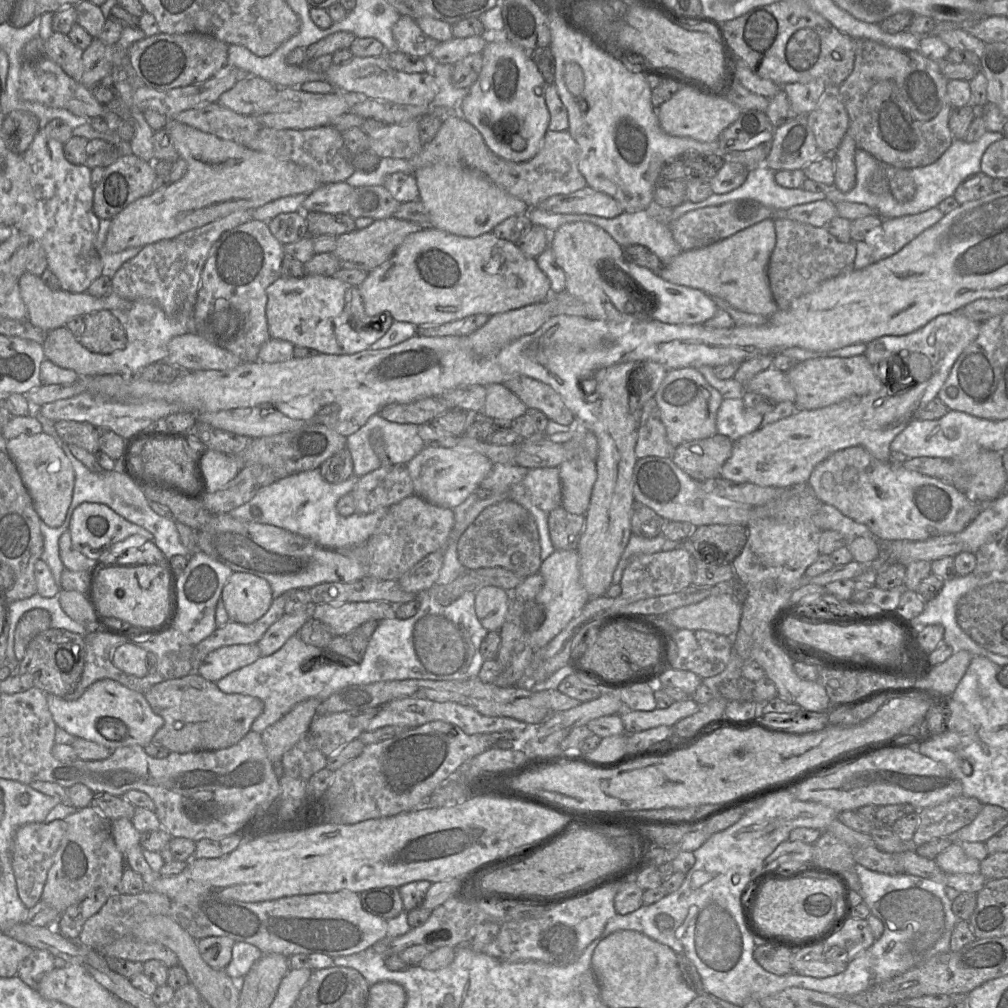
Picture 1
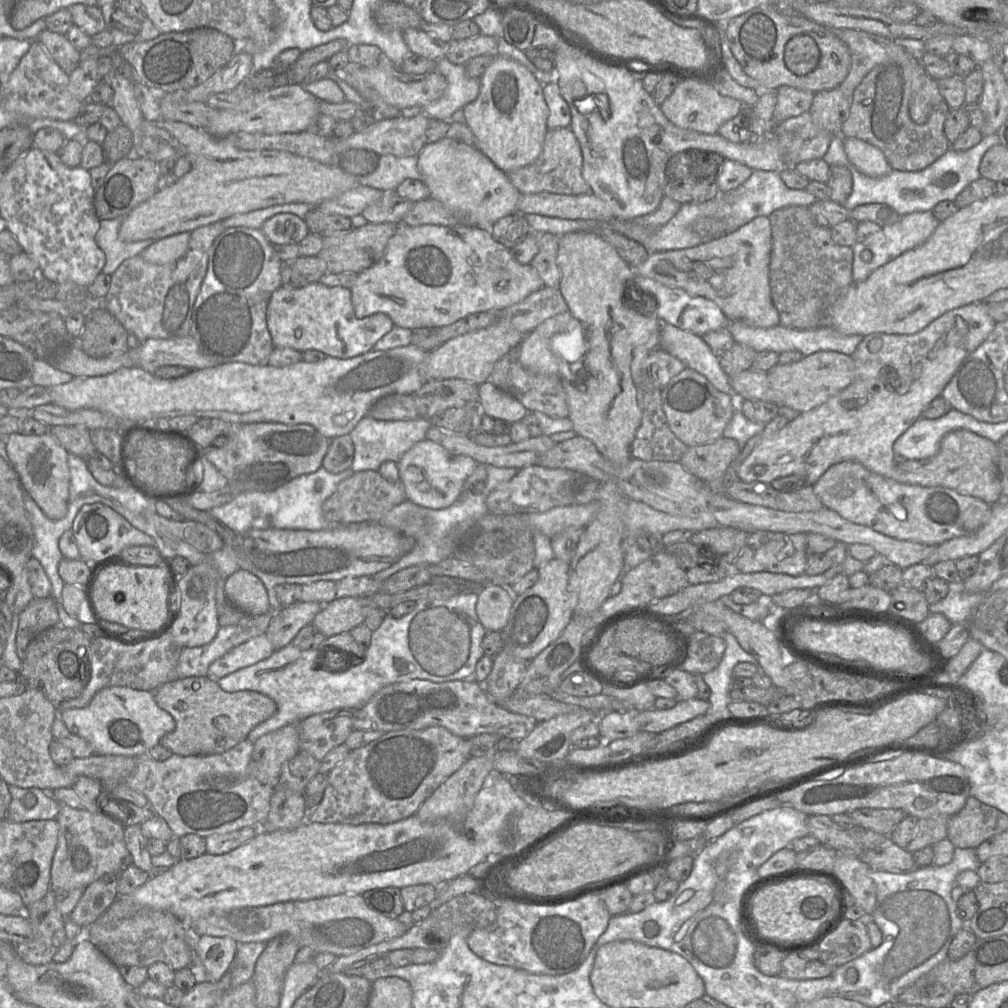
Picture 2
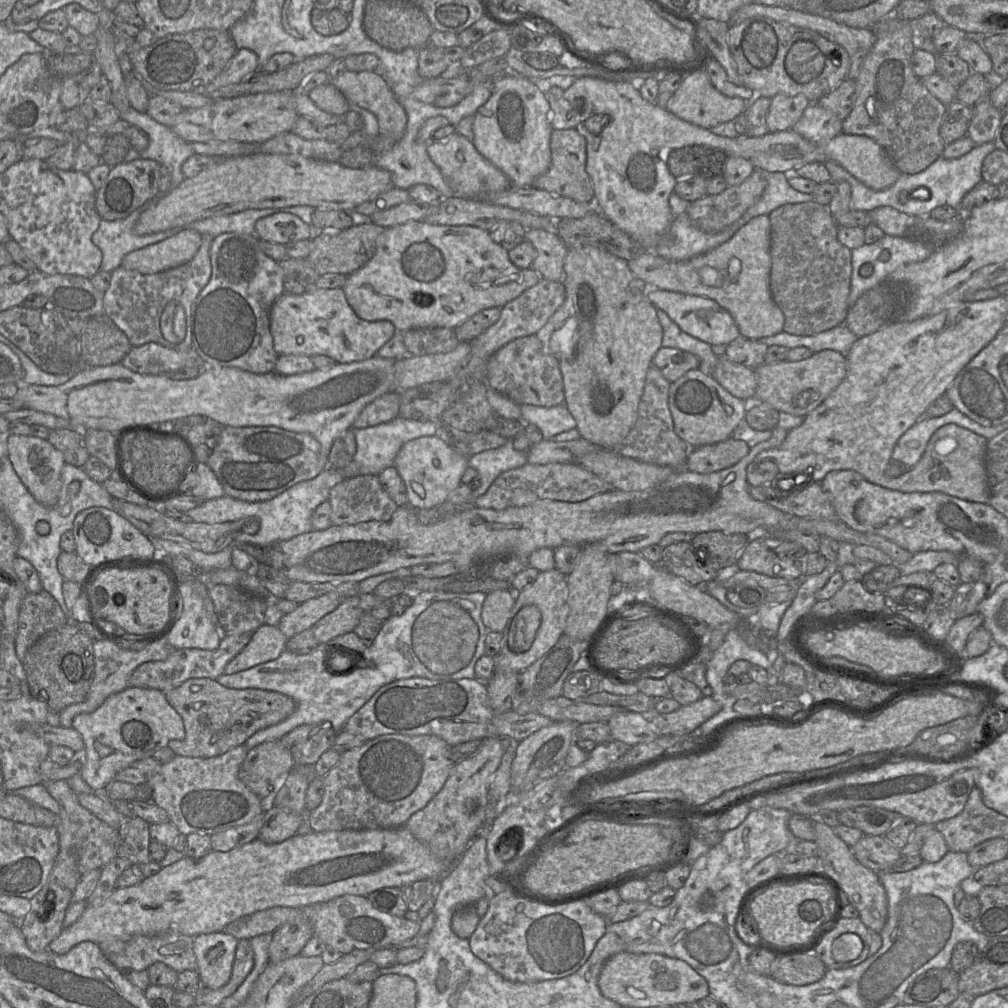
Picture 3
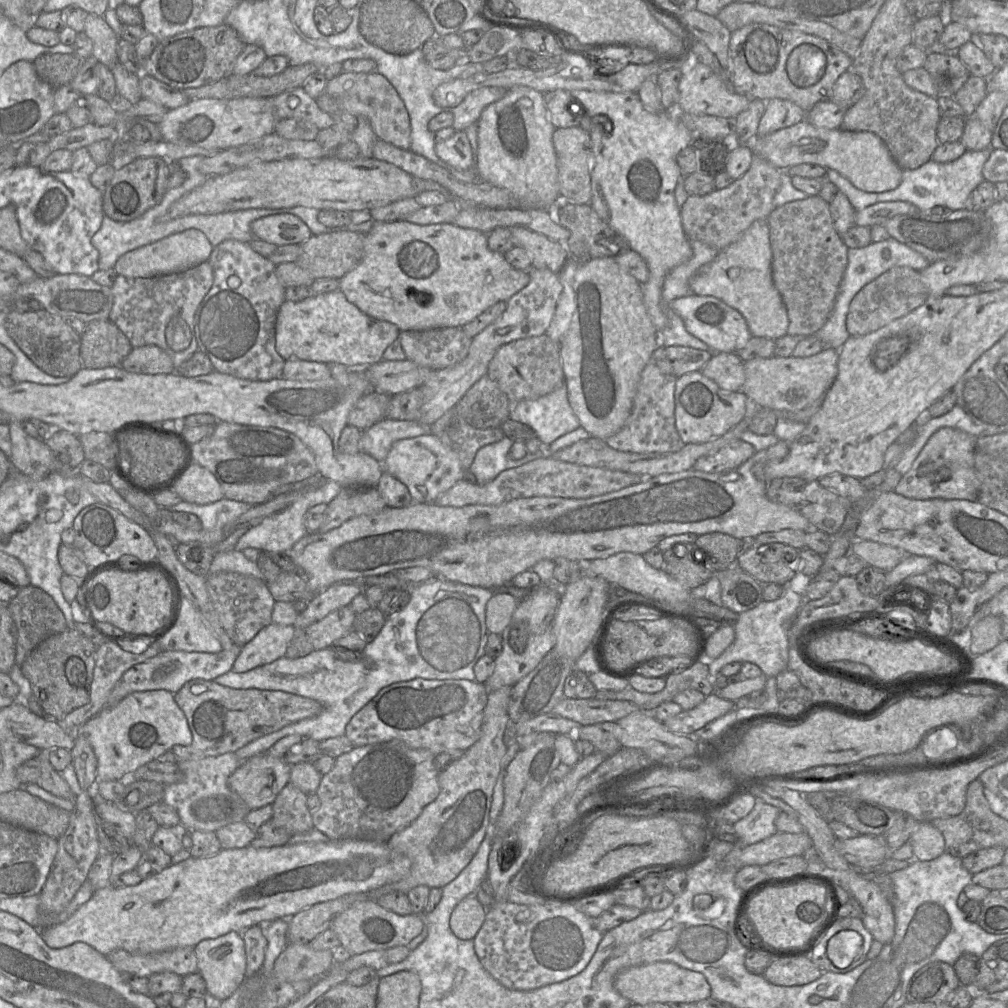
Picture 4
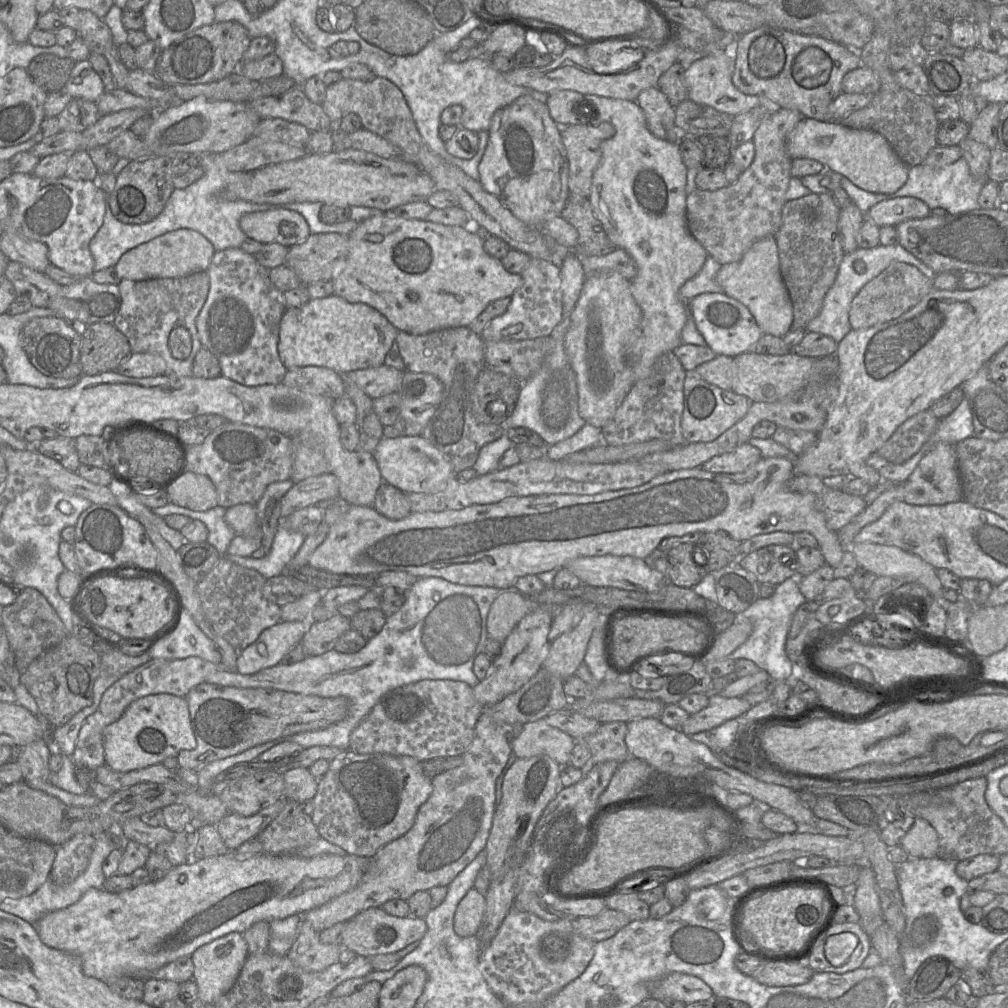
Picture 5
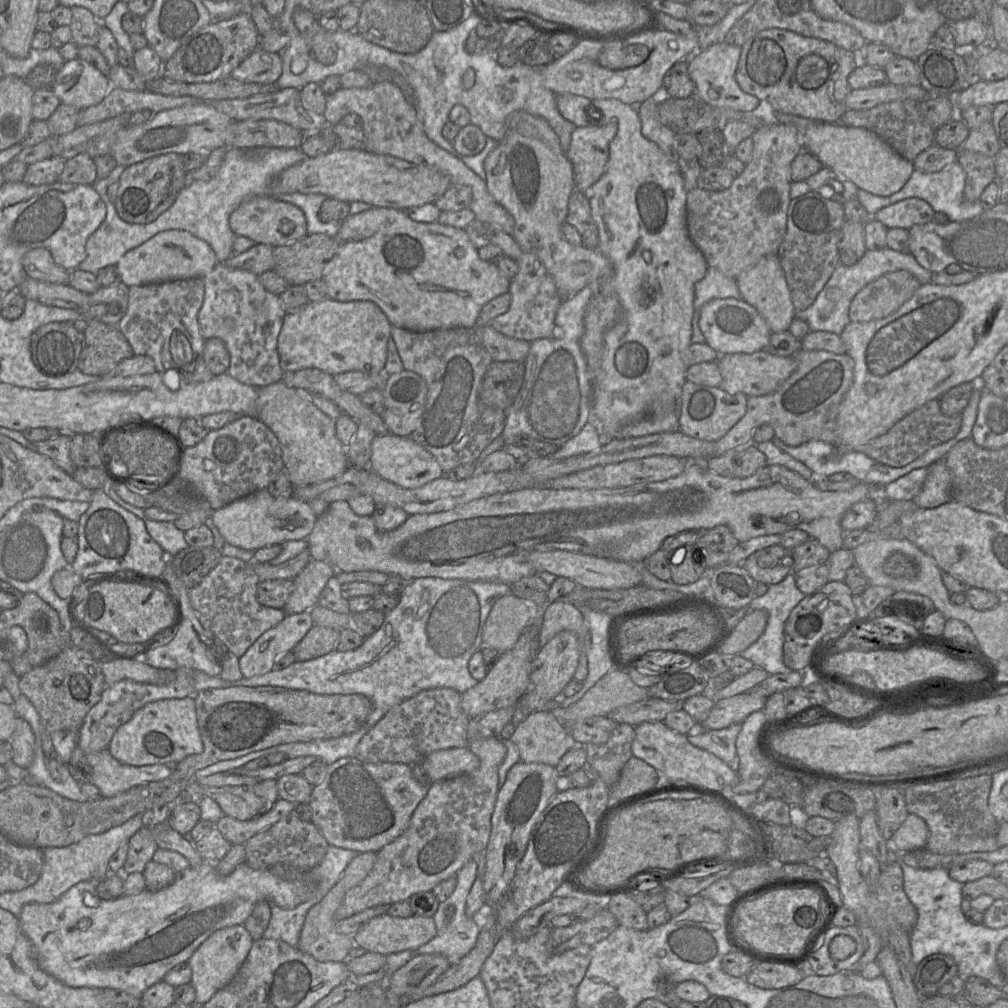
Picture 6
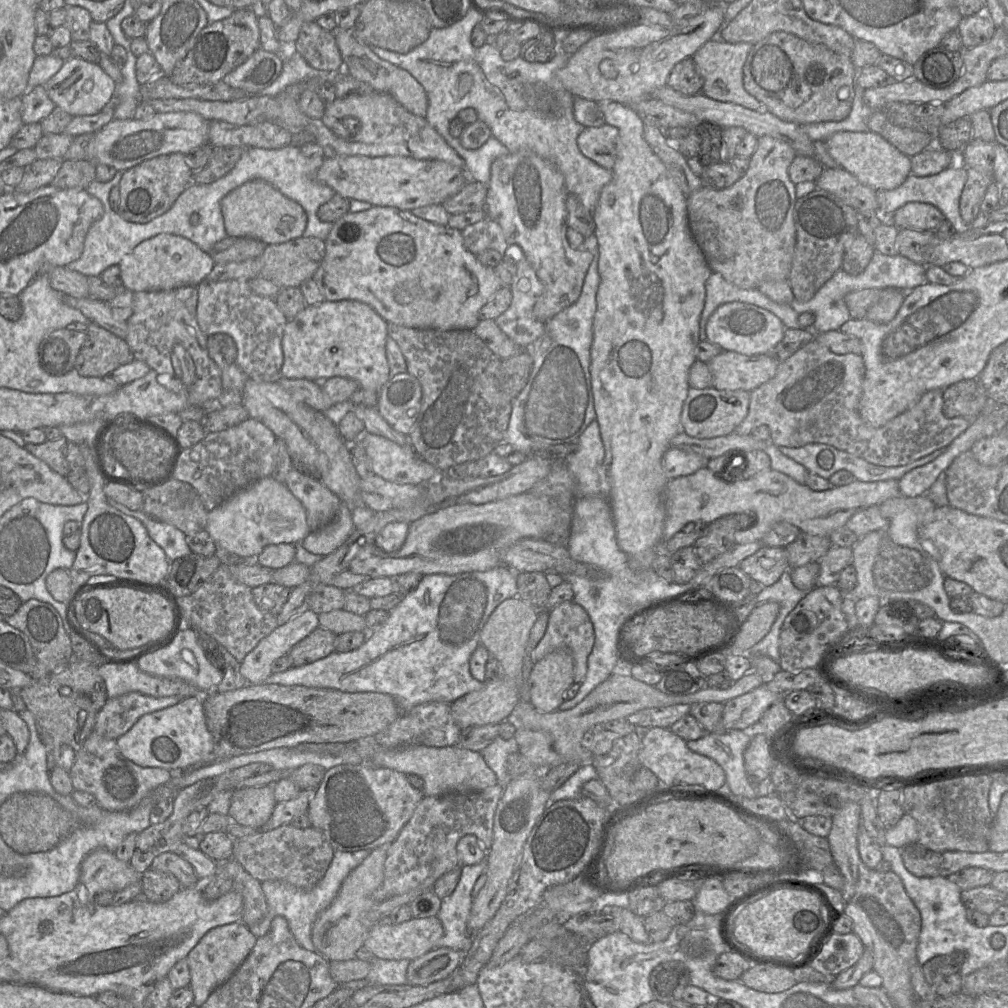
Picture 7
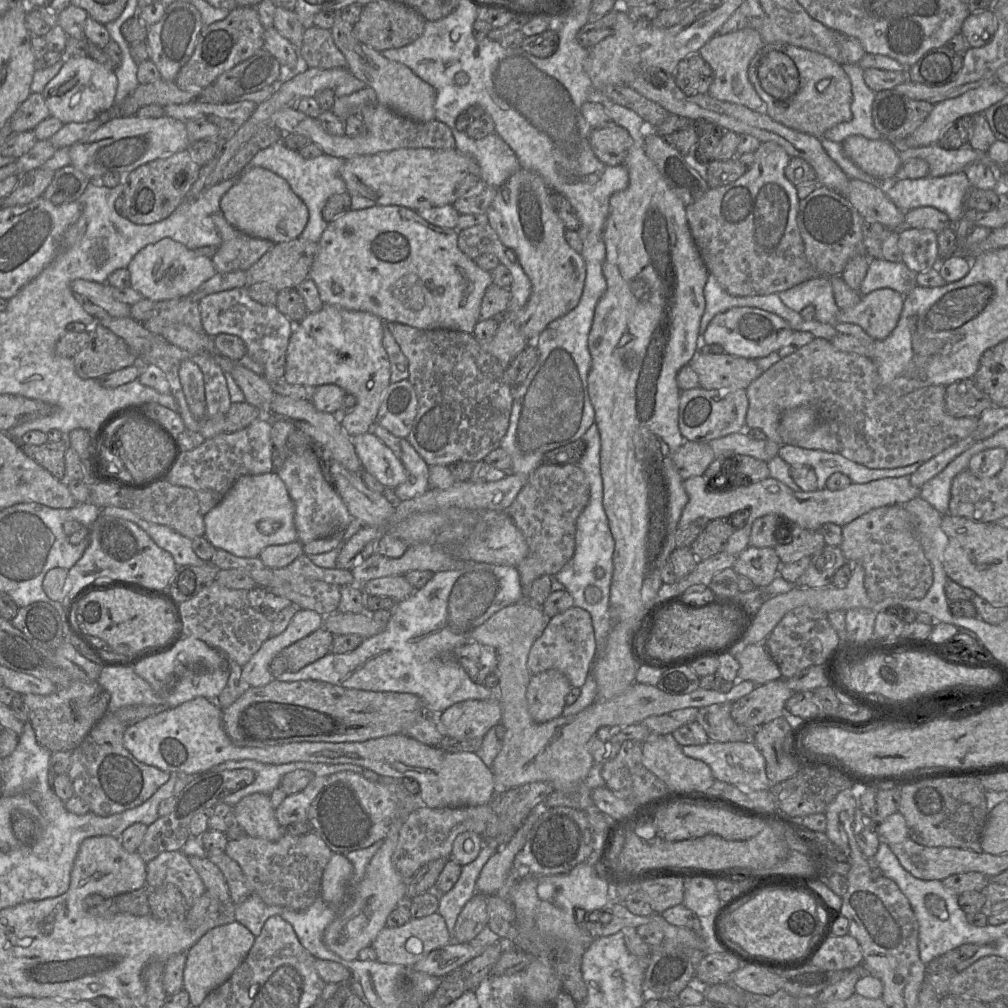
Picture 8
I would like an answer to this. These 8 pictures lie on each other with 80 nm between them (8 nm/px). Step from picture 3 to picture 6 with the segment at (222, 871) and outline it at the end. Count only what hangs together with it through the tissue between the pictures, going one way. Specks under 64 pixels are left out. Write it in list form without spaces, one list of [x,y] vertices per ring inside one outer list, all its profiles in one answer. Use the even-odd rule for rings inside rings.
[[[205,861],[198,867],[189,866],[180,873],[176,873],[174,882],[168,887],[152,892],[144,890],[137,895],[122,895],[113,900],[104,900],[98,896],[97,887],[101,880],[90,879],[79,882],[66,893],[51,903],[30,903],[23,907],[19,916],[21,928],[31,942],[37,962],[41,969],[70,987],[91,987],[98,989],[114,988],[123,990],[133,996],[141,998],[144,992],[153,984],[163,980],[166,973],[181,962],[189,961],[197,948],[215,931],[234,925],[243,925],[249,917],[255,905],[261,901],[267,901],[283,909],[293,909],[307,901],[313,894],[313,890],[300,880],[291,880],[280,877],[277,872],[271,870],[256,870],[243,863],[227,876],[219,875],[215,870],[215,864]]]

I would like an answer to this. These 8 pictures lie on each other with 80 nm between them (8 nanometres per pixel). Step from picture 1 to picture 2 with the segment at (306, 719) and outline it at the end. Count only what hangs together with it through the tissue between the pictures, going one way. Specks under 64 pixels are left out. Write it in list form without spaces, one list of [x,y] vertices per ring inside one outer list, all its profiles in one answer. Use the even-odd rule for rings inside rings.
[[[298,723],[288,724],[254,743],[249,771],[262,784],[276,788],[284,764],[299,751]]]

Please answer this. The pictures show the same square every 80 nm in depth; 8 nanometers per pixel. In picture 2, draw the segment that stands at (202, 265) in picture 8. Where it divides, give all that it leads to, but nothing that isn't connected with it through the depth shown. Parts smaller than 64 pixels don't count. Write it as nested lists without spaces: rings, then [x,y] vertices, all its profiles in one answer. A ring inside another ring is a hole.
[[[181,232],[156,240],[141,252],[142,258],[153,264],[163,265],[182,258],[189,246],[190,233]]]

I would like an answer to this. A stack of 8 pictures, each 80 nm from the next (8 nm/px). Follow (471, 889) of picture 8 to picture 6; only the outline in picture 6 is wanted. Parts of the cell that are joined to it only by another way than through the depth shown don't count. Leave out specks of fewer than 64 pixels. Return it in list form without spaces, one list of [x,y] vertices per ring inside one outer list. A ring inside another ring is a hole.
[[[474,860],[467,862],[455,875],[456,885],[453,893],[440,902],[432,916],[437,933],[435,937],[412,952],[412,957],[421,954],[441,954],[450,965],[457,964],[475,946],[480,932],[480,916],[469,917],[465,913],[466,899],[477,878],[477,864]]]

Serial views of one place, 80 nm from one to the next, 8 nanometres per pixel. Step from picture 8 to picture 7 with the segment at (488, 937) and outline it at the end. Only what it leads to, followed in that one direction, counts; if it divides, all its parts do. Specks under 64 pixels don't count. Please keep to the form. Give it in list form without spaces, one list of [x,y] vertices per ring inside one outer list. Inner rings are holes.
[[[447,947],[435,948],[410,961],[406,972],[406,985],[424,986],[446,979],[461,964],[465,951]]]

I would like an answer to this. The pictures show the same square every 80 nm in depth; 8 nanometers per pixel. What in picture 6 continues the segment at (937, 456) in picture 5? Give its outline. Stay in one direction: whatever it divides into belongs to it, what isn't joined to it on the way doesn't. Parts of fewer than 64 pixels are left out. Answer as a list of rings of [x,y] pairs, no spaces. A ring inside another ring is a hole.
[[[945,458],[928,467],[921,491],[913,498],[919,508],[934,508],[952,500],[951,474]]]

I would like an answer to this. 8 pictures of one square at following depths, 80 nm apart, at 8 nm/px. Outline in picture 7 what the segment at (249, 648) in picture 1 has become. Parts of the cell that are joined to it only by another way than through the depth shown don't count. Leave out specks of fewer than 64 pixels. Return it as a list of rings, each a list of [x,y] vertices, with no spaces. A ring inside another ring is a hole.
[[[308,609],[264,637],[241,662],[240,673],[252,685],[260,685],[272,674],[272,663],[319,627],[318,614]]]

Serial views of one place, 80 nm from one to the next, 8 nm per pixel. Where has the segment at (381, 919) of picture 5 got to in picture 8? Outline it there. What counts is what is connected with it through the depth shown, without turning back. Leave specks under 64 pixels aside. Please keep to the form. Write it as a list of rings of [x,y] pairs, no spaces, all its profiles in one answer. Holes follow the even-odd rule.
[[[433,913],[422,918],[411,918],[407,923],[399,927],[385,926],[371,943],[371,948],[381,963],[400,964],[413,966],[427,956],[431,951],[447,946],[451,943],[444,918]]]

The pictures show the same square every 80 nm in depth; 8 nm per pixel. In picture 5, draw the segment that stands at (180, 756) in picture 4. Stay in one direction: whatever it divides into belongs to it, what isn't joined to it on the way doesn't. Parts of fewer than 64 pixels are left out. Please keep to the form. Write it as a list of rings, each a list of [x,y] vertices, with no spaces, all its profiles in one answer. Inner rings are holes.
[[[206,682],[194,686],[185,698],[188,702],[197,745],[193,750],[181,750],[177,760],[179,767],[190,770],[200,770],[209,763],[239,754],[277,738],[327,728],[343,720],[350,709],[350,701],[346,697],[324,698],[275,689],[236,688]]]

